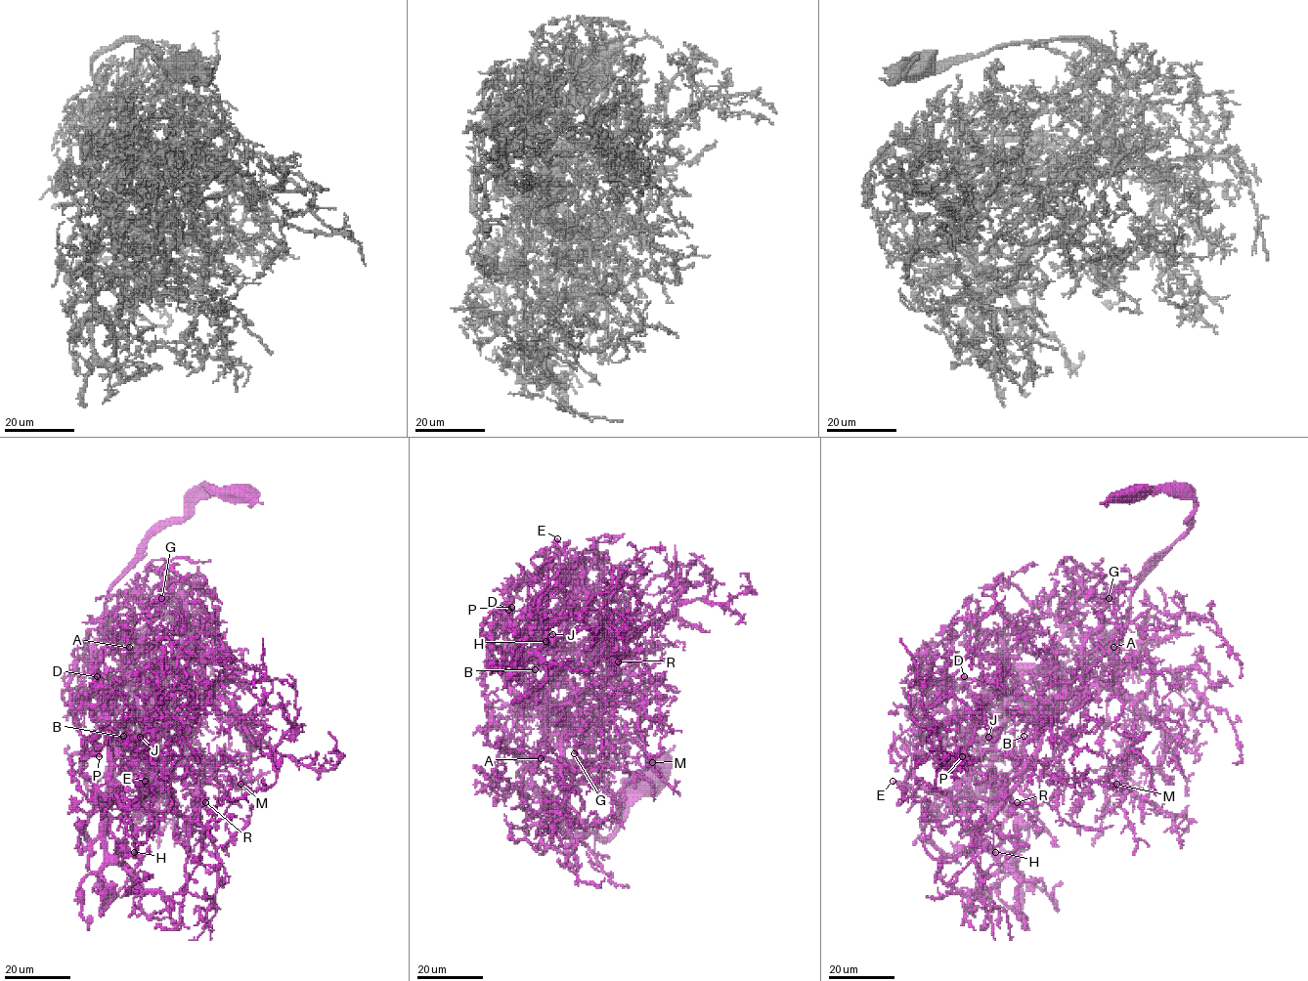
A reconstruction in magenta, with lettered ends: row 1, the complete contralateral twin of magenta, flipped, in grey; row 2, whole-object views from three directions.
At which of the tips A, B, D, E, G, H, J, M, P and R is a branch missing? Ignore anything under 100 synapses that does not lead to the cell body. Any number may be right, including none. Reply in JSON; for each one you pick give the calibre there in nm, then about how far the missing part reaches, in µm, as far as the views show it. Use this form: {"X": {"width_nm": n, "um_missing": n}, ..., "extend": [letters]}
{"D": {"width_nm": 360, "um_missing": 30}, "extend": ["D"]}

